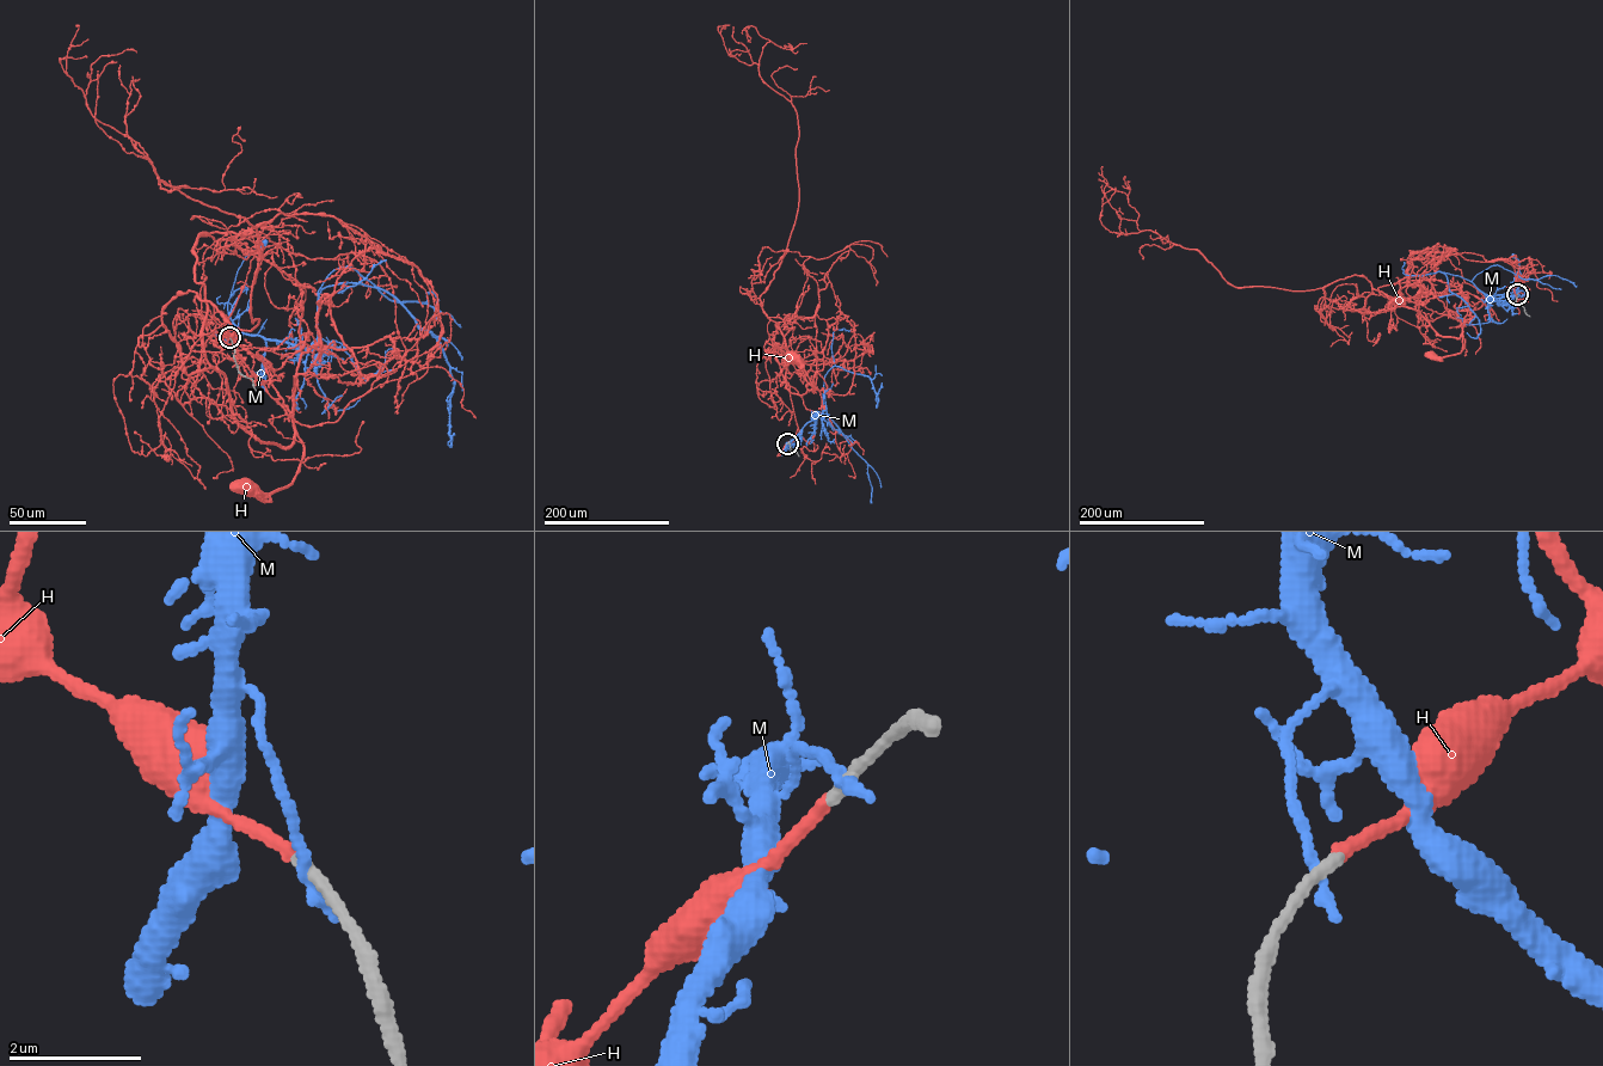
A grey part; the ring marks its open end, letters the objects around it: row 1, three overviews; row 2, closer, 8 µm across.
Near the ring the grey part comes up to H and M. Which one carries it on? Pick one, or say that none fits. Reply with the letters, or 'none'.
H

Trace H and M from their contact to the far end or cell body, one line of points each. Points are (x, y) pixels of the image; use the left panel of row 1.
H: (229, 338), (256, 252), (222, 239), (262, 225), (287, 240), (301, 289), (303, 459), (287, 488), (245, 486)
M: (229, 338), (232, 320), (227, 305), (237, 271), (245, 257), (263, 244)

